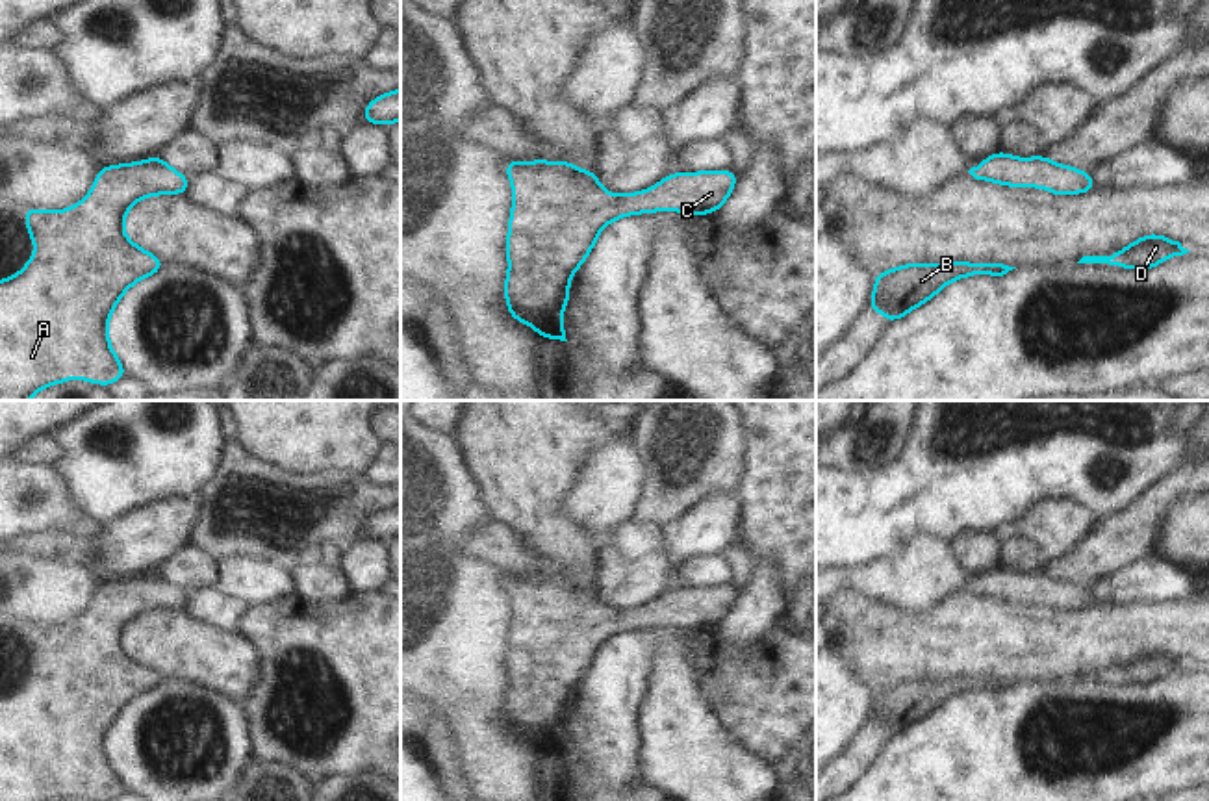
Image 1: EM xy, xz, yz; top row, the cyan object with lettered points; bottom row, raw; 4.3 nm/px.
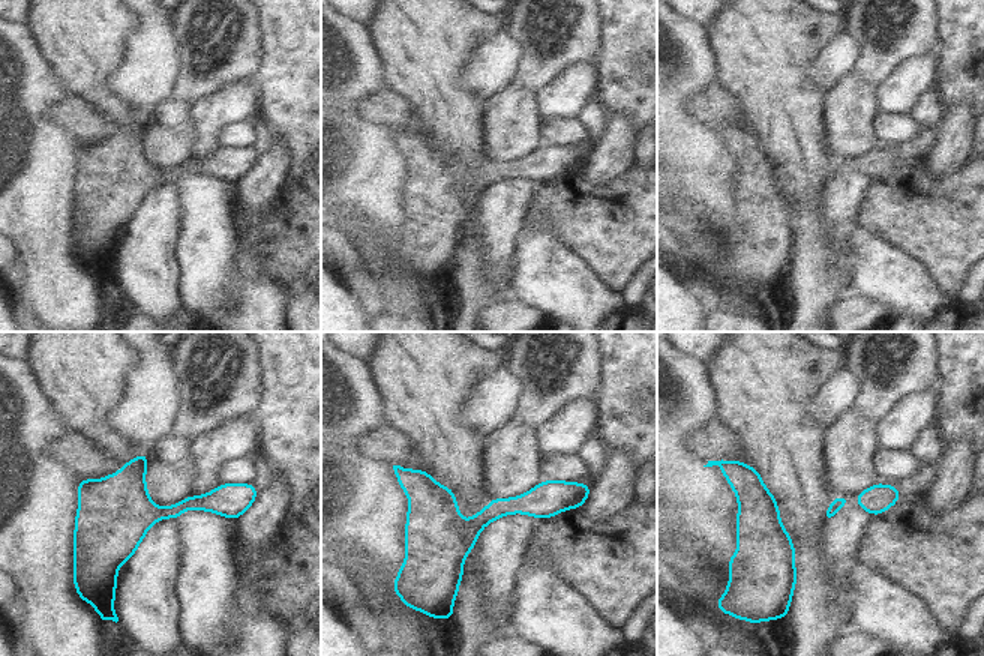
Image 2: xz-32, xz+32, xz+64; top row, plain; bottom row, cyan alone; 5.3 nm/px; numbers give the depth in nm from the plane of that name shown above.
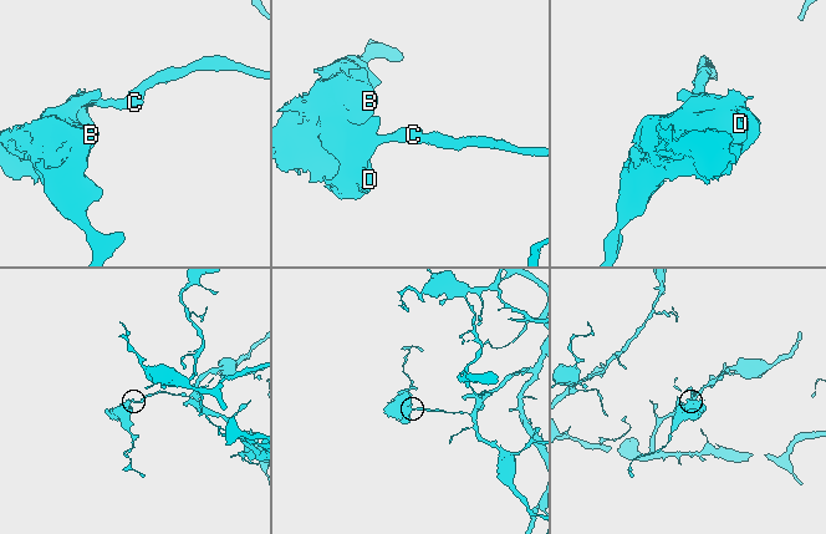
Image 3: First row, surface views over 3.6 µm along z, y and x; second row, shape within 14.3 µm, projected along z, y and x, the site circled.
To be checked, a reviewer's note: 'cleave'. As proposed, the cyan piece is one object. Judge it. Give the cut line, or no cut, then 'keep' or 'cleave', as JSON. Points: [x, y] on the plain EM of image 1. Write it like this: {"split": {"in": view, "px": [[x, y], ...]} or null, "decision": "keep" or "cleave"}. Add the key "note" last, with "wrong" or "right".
{"split": null, "decision": "keep", "note": "wrong"}

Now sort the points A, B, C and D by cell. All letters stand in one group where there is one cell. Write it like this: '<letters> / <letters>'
A B C D

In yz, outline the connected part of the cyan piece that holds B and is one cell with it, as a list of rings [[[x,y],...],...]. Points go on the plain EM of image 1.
[[[974,677],[905,679],[873,692],[873,708],[866,725],[883,729],[890,740],[936,712],[955,695],[975,690],[1003,692],[1012,684],[1016,682]]]

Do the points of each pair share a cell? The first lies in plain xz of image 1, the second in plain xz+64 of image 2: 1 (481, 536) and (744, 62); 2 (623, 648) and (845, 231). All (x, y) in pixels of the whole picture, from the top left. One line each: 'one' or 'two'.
1: two
2: one

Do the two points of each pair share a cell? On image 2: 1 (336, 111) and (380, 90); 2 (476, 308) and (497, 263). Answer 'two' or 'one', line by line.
1: one
2: two

